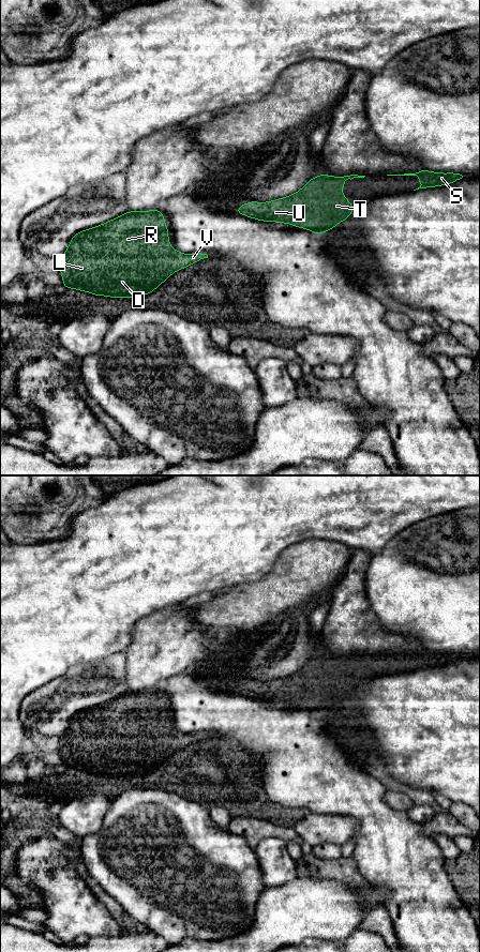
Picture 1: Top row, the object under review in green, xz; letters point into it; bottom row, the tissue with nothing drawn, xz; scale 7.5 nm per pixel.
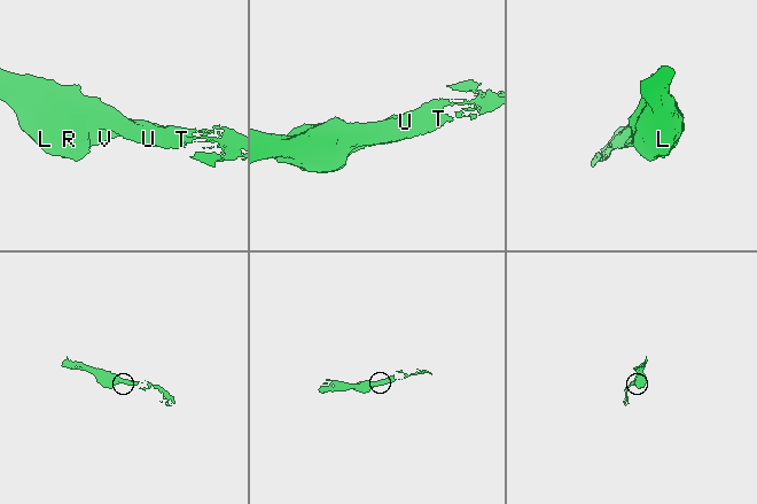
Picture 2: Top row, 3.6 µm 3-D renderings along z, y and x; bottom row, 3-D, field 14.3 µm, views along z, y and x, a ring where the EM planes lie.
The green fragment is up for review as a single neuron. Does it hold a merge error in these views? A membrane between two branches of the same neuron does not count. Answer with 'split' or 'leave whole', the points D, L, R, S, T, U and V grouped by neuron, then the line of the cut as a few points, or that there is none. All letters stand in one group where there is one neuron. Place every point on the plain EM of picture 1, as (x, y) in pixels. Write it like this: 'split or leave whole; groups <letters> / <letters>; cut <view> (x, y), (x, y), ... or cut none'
leave whole; groups D L R S T U V; cut none

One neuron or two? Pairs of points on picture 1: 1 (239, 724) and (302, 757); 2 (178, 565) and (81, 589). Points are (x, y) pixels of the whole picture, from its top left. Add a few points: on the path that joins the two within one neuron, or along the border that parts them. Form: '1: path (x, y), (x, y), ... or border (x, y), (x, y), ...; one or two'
1: path (255, 725), (278, 735), (286, 742); one
2: path (154, 565), (118, 565), (105, 576); one

